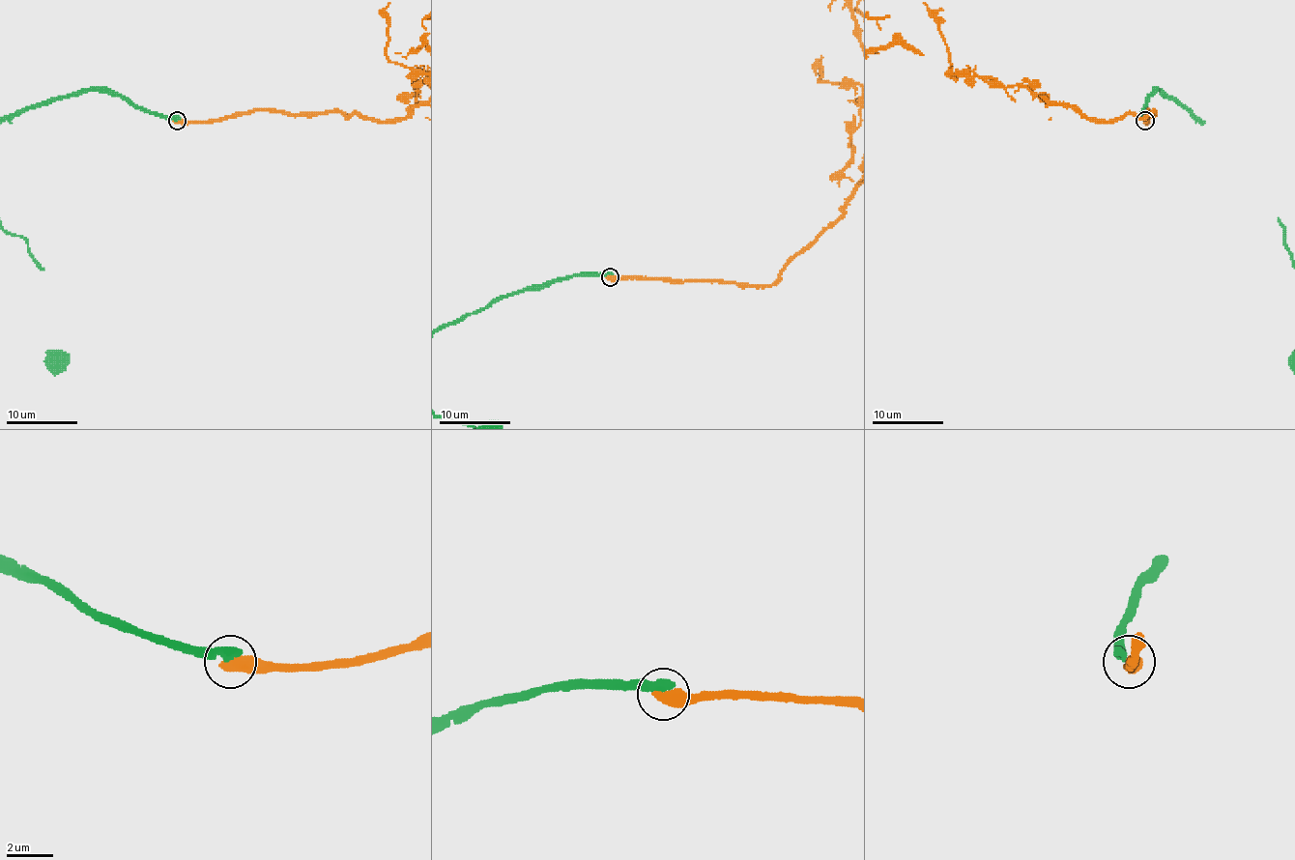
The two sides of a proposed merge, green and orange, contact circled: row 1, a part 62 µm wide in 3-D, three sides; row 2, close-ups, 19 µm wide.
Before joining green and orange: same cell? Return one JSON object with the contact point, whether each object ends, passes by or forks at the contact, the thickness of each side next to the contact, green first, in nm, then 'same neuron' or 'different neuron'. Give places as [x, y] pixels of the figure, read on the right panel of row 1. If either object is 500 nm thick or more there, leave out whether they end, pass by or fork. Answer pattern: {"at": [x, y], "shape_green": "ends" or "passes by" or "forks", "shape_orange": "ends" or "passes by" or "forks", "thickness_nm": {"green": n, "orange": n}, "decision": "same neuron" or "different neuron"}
{"at": [1145, 121], "thickness_nm": {"green": 400, "orange": 650}, "decision": "different neuron"}

